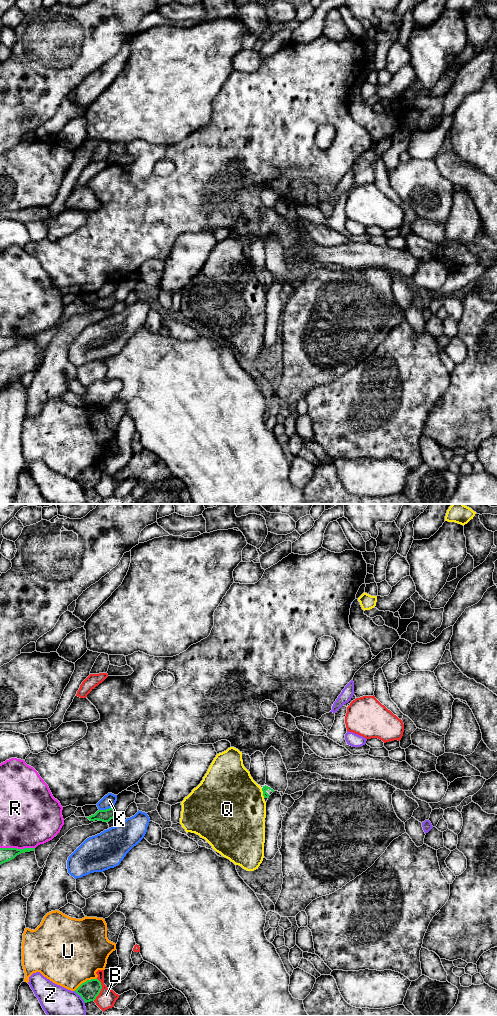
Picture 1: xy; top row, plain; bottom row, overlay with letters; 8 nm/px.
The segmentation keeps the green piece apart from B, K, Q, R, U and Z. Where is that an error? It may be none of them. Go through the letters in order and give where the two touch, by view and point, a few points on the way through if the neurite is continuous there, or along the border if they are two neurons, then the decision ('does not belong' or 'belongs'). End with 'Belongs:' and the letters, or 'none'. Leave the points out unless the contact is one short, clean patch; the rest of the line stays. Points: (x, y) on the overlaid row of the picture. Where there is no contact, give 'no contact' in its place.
B: contact xy (101, 988); does not belong
K: contact xy (106, 809); does not belong
Q: contact xy (263, 793); does not belong
R: contact xy (16, 848); does not belong
U: contact xy (86, 981); does not belong
Z: contact xy (80, 995); does not belong
Belongs: none

